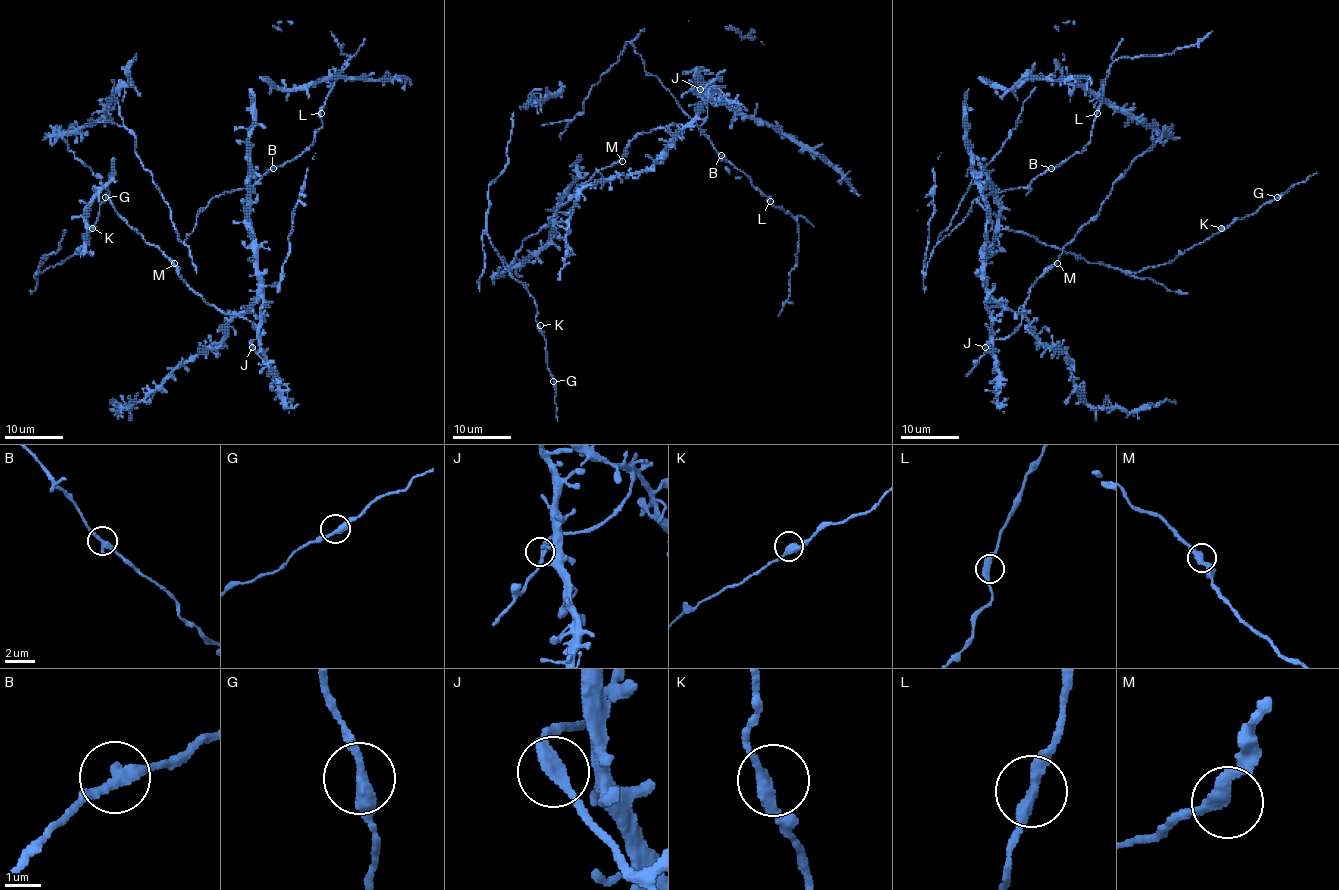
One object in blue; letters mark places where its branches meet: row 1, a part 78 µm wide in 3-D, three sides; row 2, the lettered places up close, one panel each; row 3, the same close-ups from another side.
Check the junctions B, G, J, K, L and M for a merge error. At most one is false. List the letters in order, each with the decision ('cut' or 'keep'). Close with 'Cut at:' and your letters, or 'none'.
B: keep
G: keep
J: keep
K: keep
L: keep
M: keep
Cut at: none

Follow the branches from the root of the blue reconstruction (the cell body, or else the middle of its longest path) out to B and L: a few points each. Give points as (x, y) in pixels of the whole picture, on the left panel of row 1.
B: (211, 200), (226, 191), (252, 187), (273, 168)
L: (211, 200), (226, 191), (252, 187), (270, 171), (303, 153), (323, 125), (321, 113)

